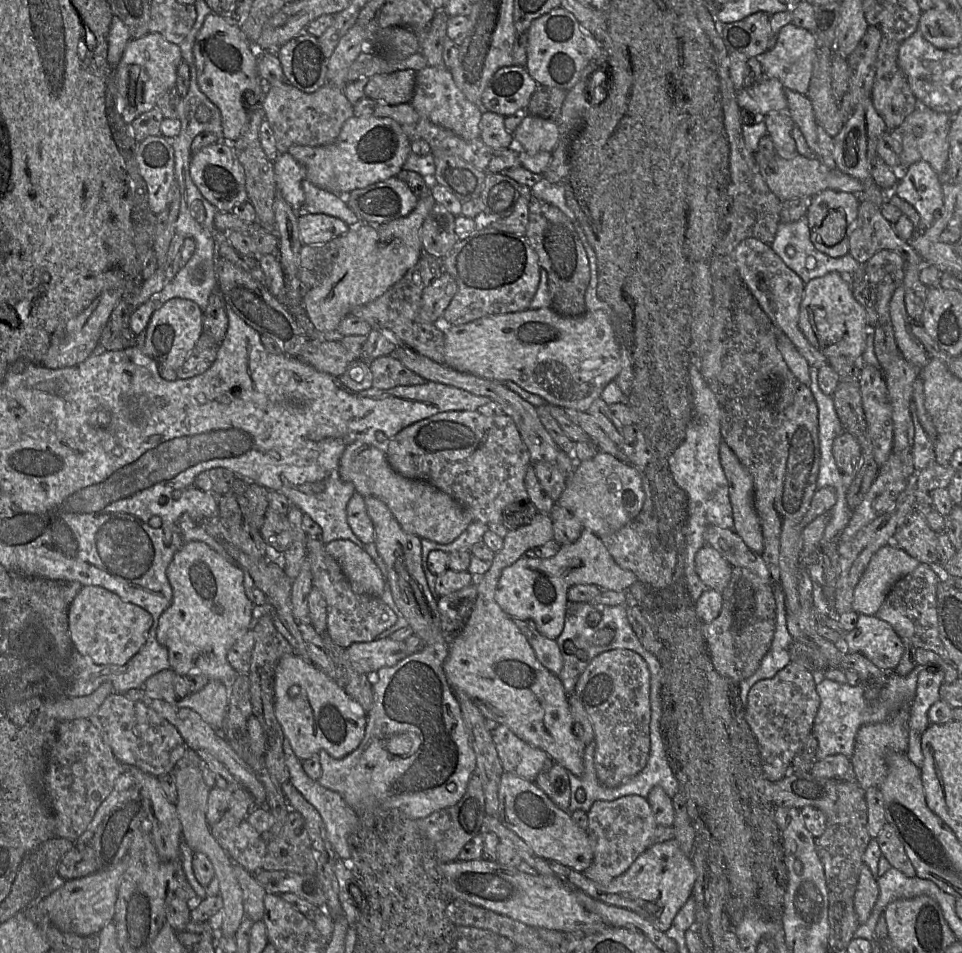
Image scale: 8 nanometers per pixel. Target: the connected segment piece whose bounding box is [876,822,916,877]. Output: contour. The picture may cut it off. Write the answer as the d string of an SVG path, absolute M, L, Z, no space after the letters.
M888 822L883 826L876 840L881 849L882 856L886 858L891 867L900 871L907 877L916 876L915 869L901 841Z

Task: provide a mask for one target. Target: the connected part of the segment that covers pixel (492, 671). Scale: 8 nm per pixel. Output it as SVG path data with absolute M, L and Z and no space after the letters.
M538 512L527 525L508 531L503 538L502 549L495 553L489 570L477 580L478 596L474 609L461 630L449 644L449 652L443 669L452 690L464 692L479 709L485 719L507 726L517 737L545 751L554 762L576 776L584 772L586 745L574 733L568 697L559 677L547 670L537 659L526 637L509 615L495 601L495 591L502 571L515 563L525 553L553 540L553 526L549 515Z

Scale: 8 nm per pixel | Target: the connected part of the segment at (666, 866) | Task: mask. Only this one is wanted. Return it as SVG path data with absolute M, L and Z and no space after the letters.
M671 839L650 845L624 873L607 884L596 883L573 869L566 880L595 899L637 913L665 933L678 911L692 896L696 872L691 857L681 850L675 839Z

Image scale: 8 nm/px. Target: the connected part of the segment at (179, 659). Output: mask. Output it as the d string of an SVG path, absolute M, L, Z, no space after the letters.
M190 541L175 552L166 574L173 599L161 614L156 636L168 650L170 668L183 677L203 674L231 688L239 673L230 665L227 652L251 629L253 619L254 606L245 593L243 570L206 543Z

